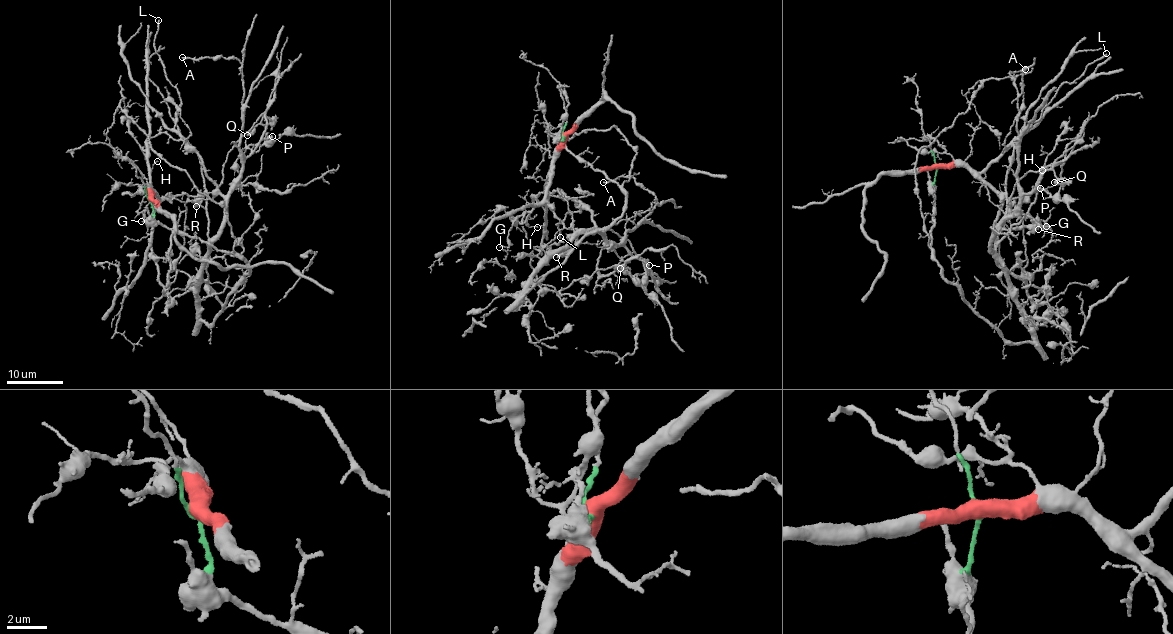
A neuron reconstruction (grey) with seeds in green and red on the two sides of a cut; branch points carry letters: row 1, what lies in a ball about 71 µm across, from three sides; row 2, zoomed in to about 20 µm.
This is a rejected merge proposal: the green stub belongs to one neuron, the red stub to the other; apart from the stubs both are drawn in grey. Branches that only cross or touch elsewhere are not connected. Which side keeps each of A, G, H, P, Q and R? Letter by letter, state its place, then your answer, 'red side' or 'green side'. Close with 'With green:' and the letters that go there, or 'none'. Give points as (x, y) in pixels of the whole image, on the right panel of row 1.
A: place (1025, 69); green side
G: place (1046, 226); red side
H: place (1042, 170); red side
P: place (1040, 188); green side
Q: place (1054, 182); green side
R: place (1038, 229); green side
With green: A, P, Q, R

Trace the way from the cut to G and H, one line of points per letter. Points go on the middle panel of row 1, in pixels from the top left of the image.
G: (563, 135), (563, 147), (553, 157), (546, 196), (516, 218), (509, 231), (509, 245), (499, 247)
H: (563, 135), (563, 147), (553, 157), (546, 196), (527, 217), (526, 225), (537, 227)

